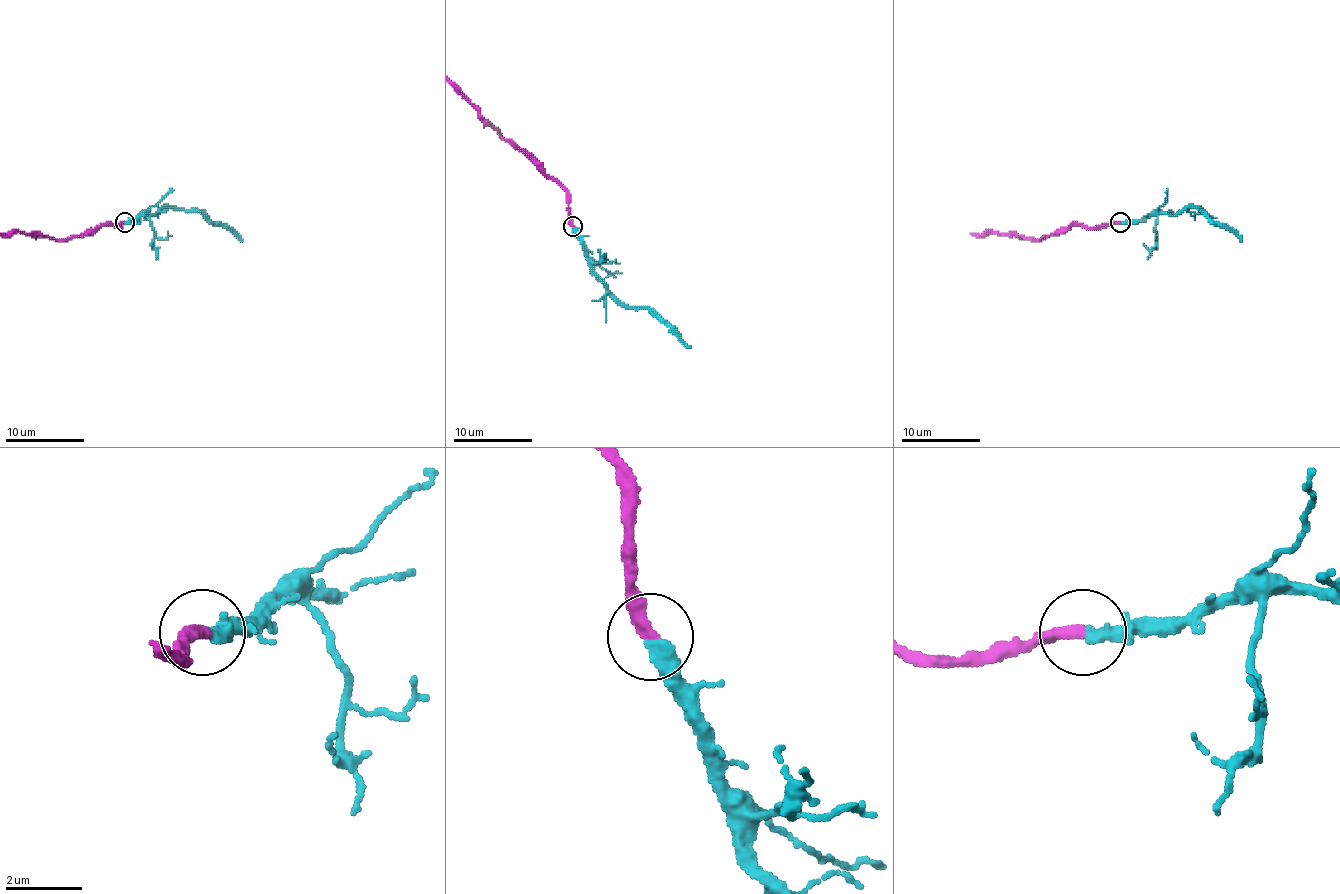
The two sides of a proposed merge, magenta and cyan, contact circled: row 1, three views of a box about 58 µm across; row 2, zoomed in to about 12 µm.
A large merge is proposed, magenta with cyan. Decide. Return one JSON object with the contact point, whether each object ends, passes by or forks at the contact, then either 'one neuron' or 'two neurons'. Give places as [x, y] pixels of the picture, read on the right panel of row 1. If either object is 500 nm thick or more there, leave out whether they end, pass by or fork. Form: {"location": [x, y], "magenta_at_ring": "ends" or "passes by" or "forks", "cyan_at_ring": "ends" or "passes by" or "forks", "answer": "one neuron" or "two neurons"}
{"location": [1120, 222], "magenta_at_ring": "ends", "cyan_at_ring": "ends", "answer": "one neuron"}

